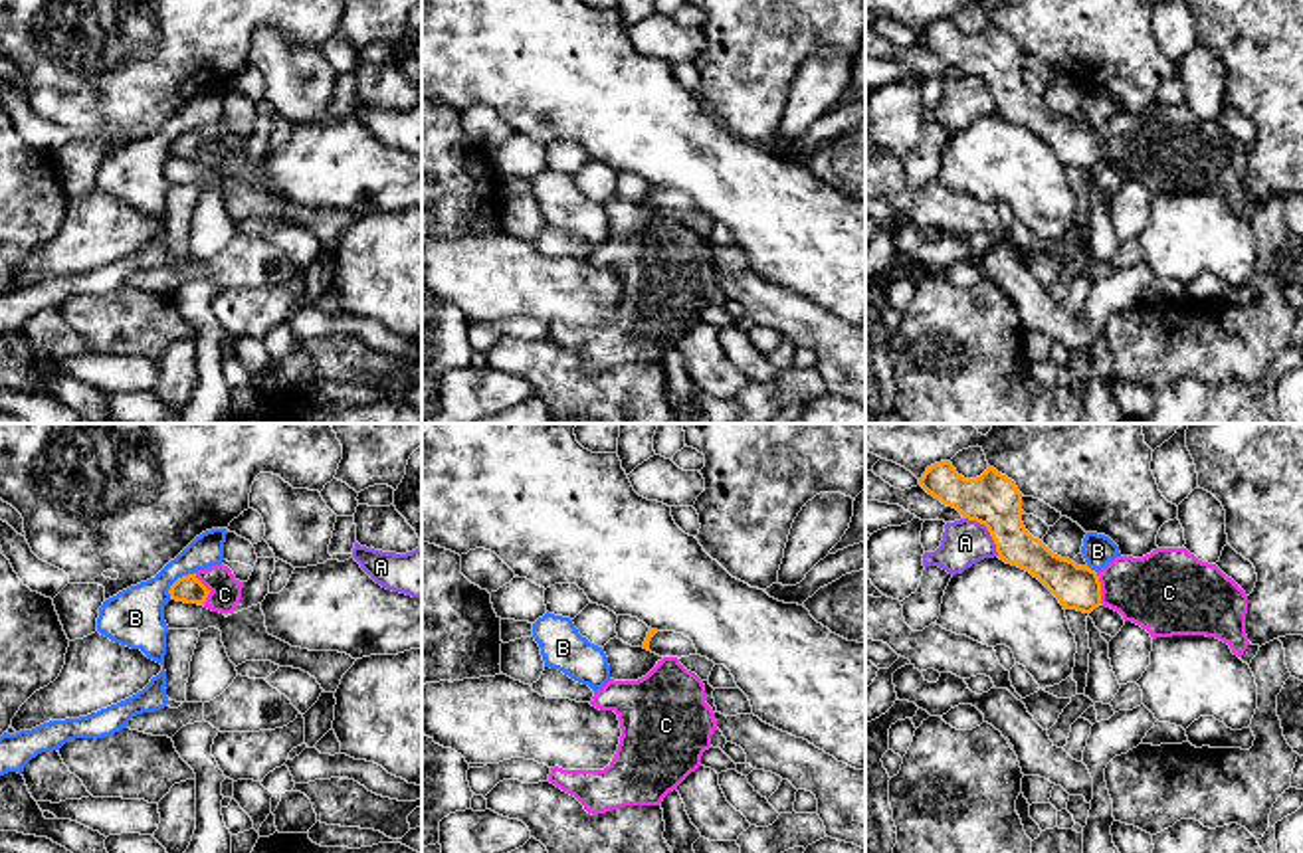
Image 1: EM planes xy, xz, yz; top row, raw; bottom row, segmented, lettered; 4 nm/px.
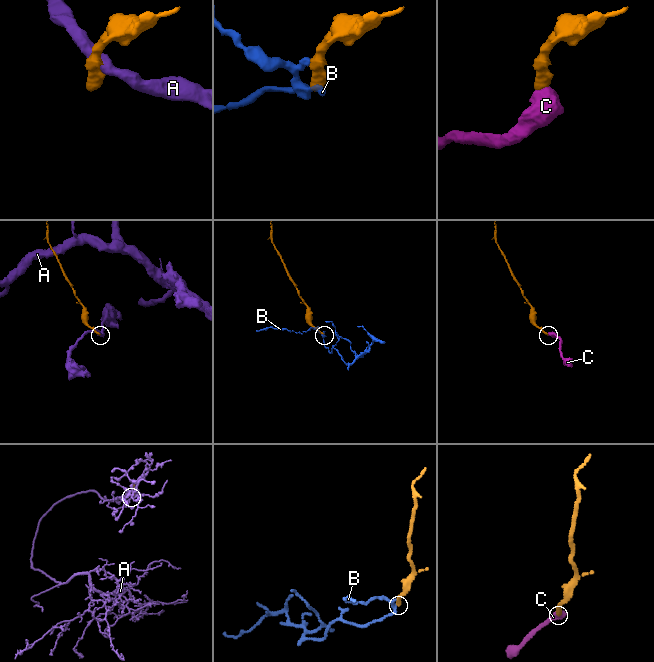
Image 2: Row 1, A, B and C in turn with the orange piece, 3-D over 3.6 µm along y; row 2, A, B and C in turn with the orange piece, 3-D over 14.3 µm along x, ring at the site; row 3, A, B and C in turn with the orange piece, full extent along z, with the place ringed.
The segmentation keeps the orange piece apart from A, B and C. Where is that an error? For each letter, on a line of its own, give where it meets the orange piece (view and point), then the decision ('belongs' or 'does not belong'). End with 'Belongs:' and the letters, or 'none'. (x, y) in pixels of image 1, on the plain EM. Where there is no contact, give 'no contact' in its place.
A: meets orange in yz at (989, 88); does not belong
B: meets orange in xy at (177, 137); does not belong
C: meets orange in xy at (206, 145); belongs
Belongs: C

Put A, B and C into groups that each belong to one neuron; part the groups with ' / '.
A / B / C

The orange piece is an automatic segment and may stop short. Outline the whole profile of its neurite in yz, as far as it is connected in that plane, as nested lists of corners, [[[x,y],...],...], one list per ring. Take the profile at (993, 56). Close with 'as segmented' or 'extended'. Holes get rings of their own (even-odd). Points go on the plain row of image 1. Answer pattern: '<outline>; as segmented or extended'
[[[941,18],[927,24],[919,42],[962,75],[984,81],[998,115],[1038,135],[1063,166],[1091,170],[1103,160],[1153,196],[1216,194],[1238,214],[1250,202],[1246,148],[1216,121],[1198,117],[1186,105],[1156,105],[1143,115],[1117,113],[1095,129],[1053,111],[1026,87],[1022,49],[990,22],[980,34],[964,36],[951,18]]]; extended

